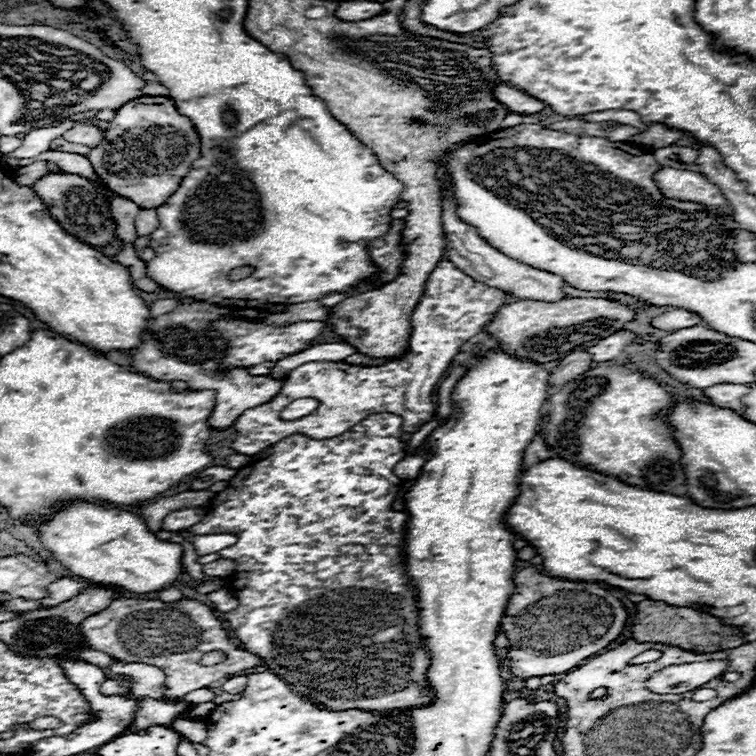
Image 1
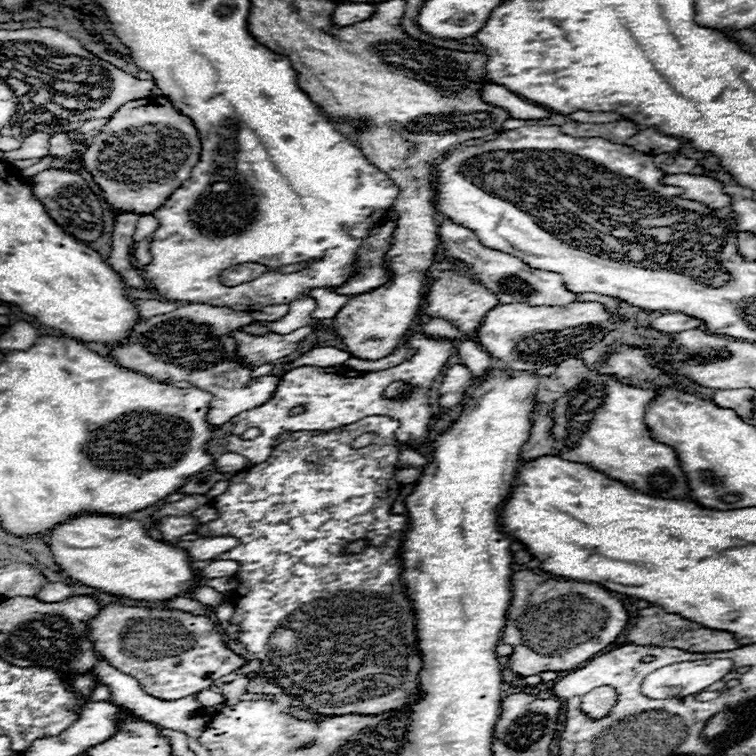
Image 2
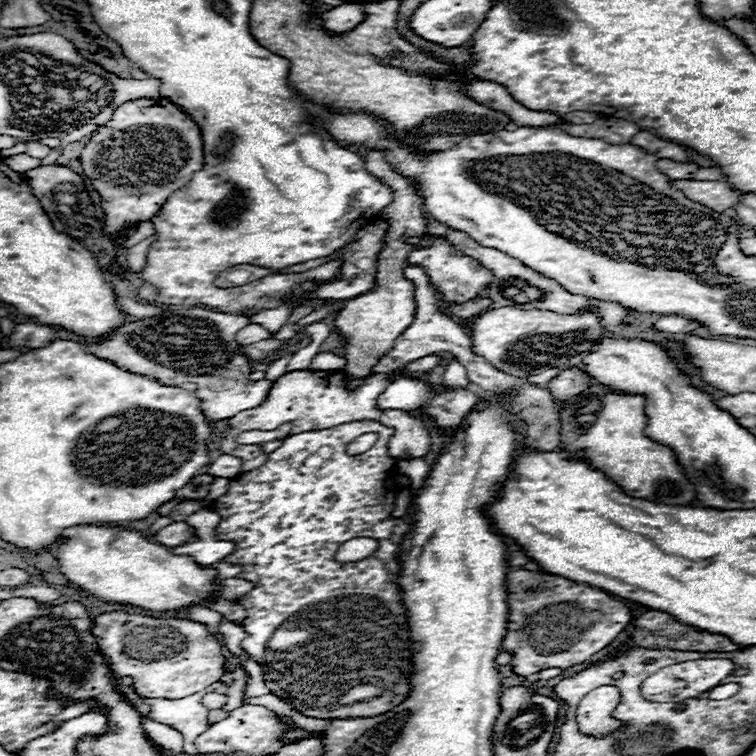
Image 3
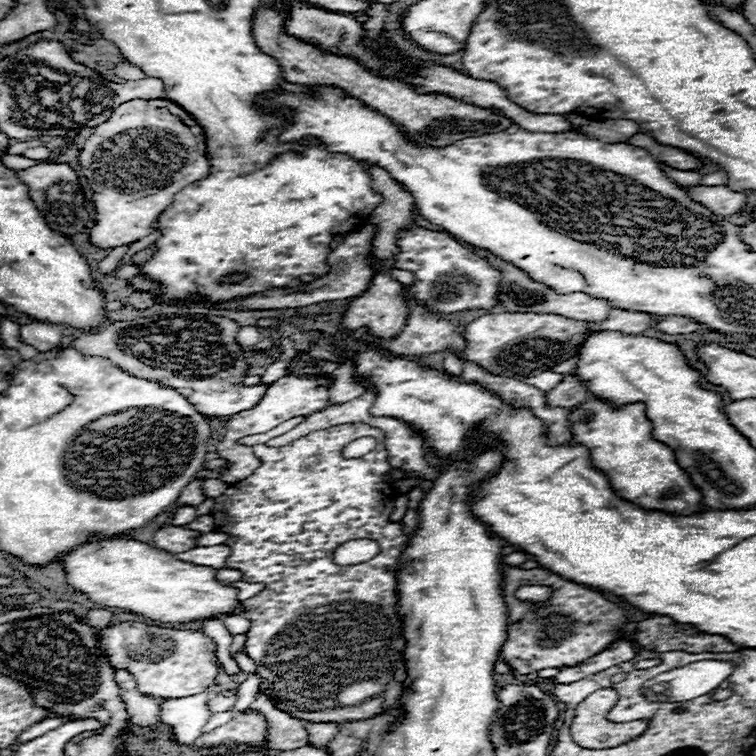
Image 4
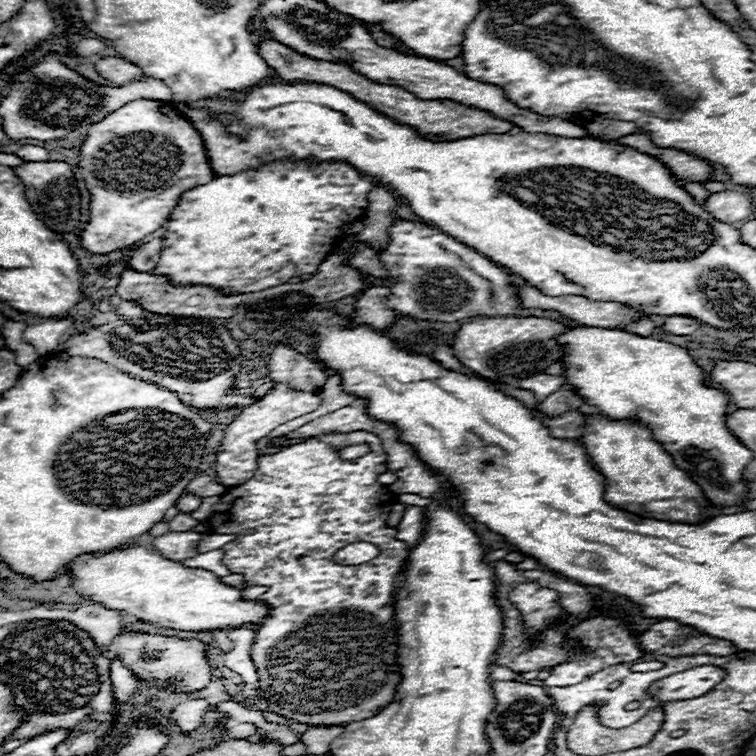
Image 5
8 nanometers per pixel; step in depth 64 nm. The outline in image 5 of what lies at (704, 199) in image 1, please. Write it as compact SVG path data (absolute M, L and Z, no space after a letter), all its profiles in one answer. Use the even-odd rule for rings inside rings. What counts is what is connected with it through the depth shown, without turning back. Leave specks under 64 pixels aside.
M722 192L722 194L712 194L704 204L704 210L708 210L716 220L734 224L740 220L748 220L754 212L754 206L746 194L740 192Z

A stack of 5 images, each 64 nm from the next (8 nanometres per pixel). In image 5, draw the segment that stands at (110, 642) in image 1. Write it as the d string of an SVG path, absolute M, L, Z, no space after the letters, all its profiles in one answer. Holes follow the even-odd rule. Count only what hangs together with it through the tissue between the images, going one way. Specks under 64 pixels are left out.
M128 632L128 634L120 634L118 638L114 638L112 650L118 654L120 662L124 662L132 672L144 678L174 680L178 682L178 688L184 692L202 690L210 680L204 644L198 640L178 640L178 638L168 638L164 634Z

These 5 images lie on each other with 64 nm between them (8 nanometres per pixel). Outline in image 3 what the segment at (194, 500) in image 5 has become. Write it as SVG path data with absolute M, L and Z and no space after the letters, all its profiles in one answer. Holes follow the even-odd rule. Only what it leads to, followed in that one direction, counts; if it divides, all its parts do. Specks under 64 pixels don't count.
M200 474L196 478L192 478L182 490L178 490L176 498L182 502L182 500L204 500L206 494L208 494L208 488L210 488L210 482L214 480L214 476L210 474Z

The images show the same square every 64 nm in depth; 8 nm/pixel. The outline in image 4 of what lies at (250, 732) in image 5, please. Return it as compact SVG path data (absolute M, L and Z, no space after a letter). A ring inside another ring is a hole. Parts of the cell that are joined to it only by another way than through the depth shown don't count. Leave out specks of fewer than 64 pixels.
M236 712L232 722L226 726L220 726L208 734L202 734L196 742L196 746L228 746L228 744L244 744L244 746L254 746L266 748L266 720L262 714L240 714Z

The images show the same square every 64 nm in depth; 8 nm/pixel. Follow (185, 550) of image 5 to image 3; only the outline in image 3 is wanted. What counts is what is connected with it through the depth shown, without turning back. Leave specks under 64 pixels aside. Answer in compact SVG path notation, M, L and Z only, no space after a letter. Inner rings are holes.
M172 522L156 532L154 542L162 544L166 548L176 548L176 546L190 542L192 536L194 536L194 528L190 528L186 522Z

